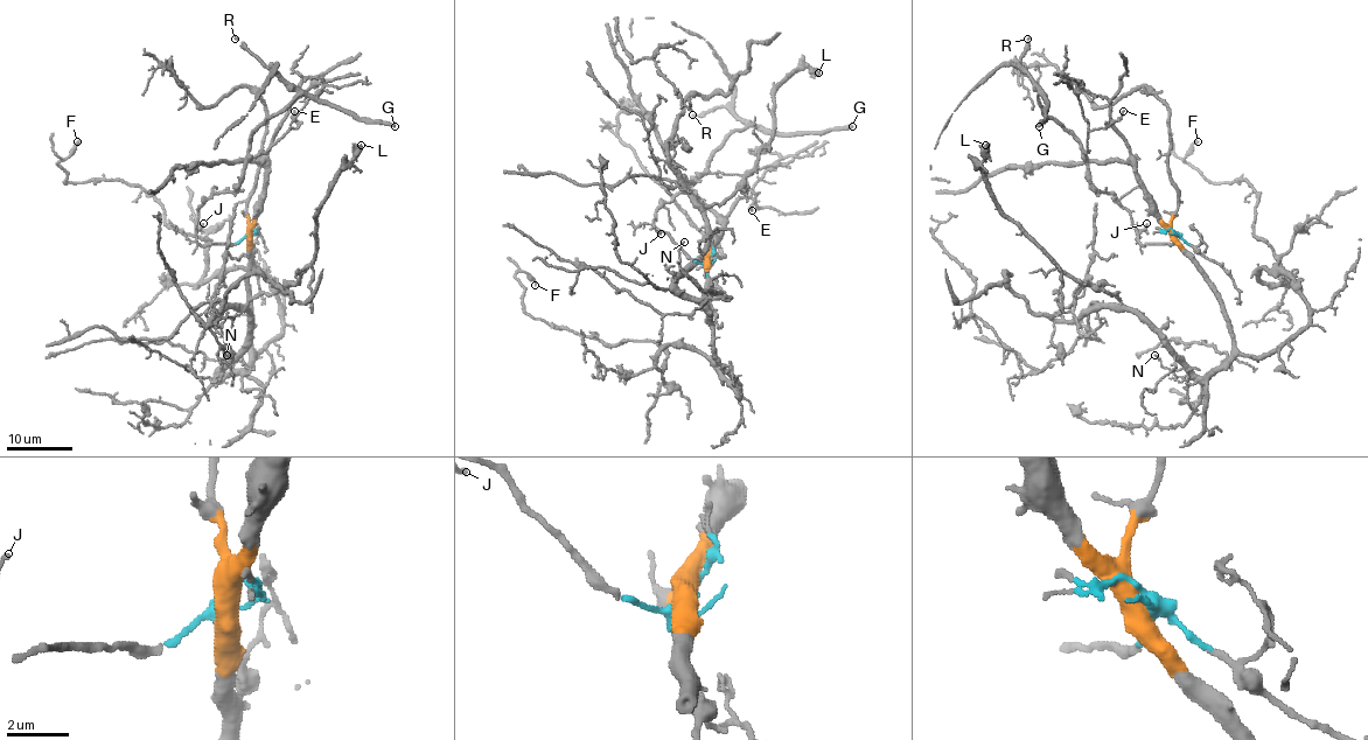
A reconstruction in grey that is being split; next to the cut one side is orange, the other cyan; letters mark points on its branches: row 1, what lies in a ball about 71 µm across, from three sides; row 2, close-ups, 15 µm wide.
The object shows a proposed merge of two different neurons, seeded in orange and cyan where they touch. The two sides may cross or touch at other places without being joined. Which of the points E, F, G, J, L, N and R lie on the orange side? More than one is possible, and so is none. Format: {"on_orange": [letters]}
{"on_orange": ["F", "L", "N"]}

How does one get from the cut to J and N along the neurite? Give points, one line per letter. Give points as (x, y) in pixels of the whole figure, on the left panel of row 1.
J: (250, 234), (235, 243), (200, 244), (196, 235), (203, 223)
N: (250, 234), (250, 362), (242, 370), (218, 377), (223, 369), (222, 358), (227, 355)

